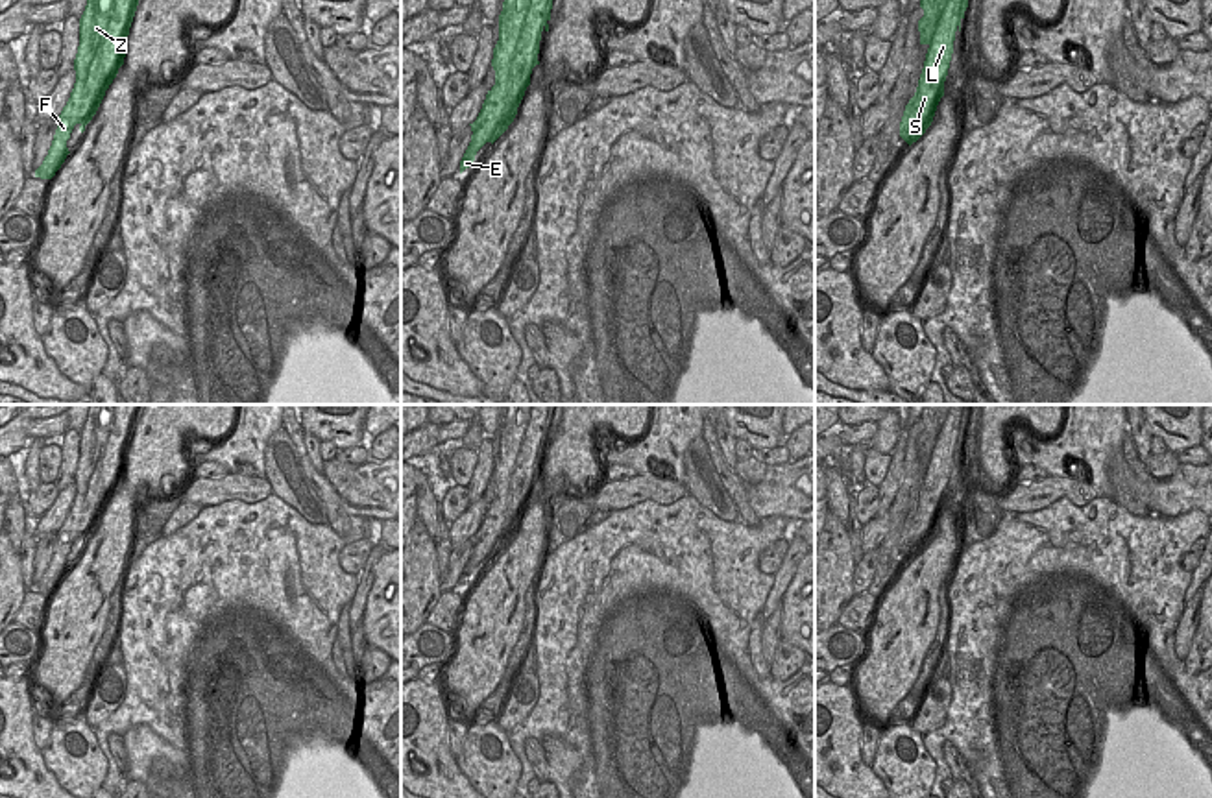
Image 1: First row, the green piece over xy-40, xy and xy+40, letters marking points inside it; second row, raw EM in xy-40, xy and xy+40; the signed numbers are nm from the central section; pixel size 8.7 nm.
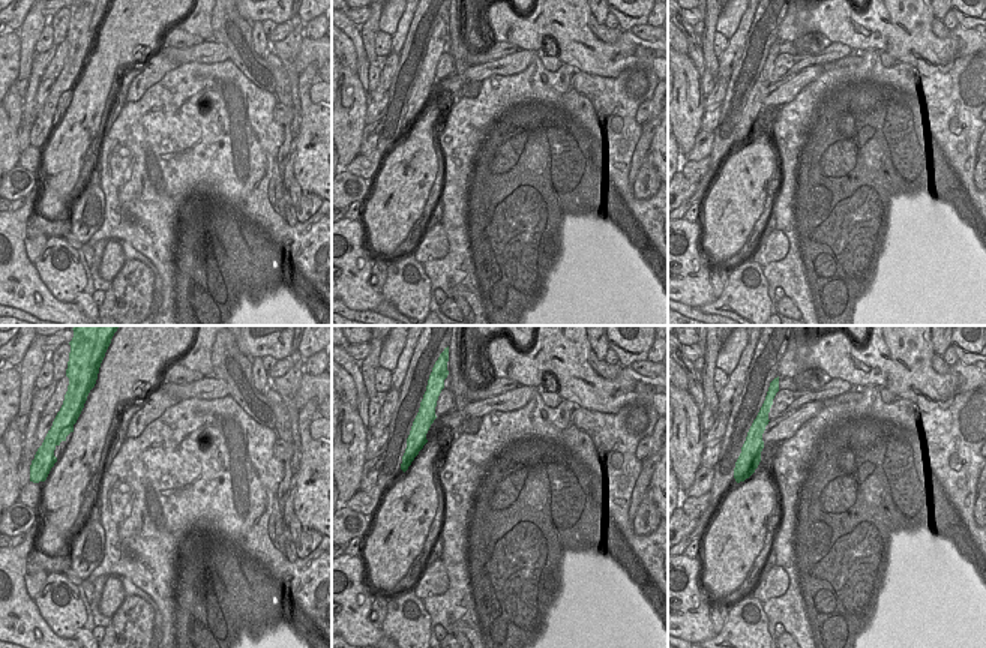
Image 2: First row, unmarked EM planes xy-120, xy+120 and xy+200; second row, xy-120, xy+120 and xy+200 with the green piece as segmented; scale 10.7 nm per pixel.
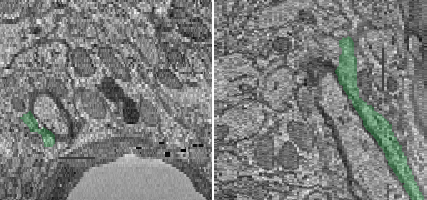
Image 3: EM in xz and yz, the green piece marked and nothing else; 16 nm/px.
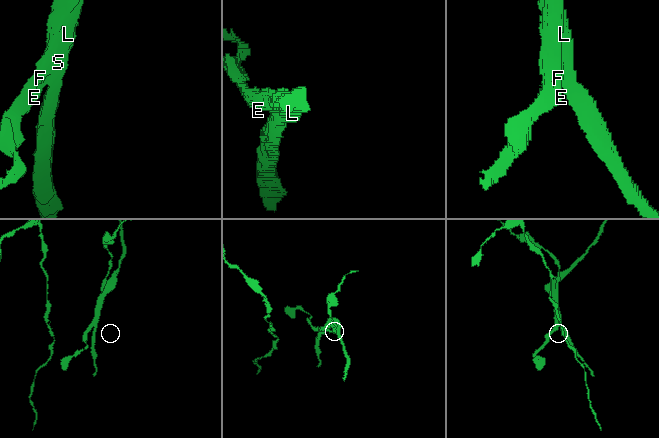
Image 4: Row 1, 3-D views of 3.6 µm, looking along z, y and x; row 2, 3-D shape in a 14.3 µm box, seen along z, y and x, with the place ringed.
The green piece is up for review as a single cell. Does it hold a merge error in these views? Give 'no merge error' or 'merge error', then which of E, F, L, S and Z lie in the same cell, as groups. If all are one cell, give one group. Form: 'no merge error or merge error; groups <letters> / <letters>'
merge error; groups E F S Z / L

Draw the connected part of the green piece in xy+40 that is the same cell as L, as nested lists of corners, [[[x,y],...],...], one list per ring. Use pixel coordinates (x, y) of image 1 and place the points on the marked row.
[[[946,0],[935,26],[935,33],[929,41],[924,68],[918,79],[920,89],[940,89],[944,94],[944,81],[953,54],[955,31],[961,31],[961,20],[964,18],[966,7],[968,0]]]

